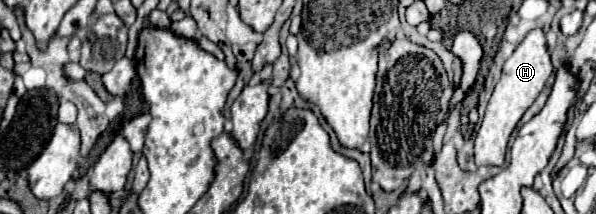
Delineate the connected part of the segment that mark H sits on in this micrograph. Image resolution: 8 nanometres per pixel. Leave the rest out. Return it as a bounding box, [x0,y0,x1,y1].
[474,30,552,166]

